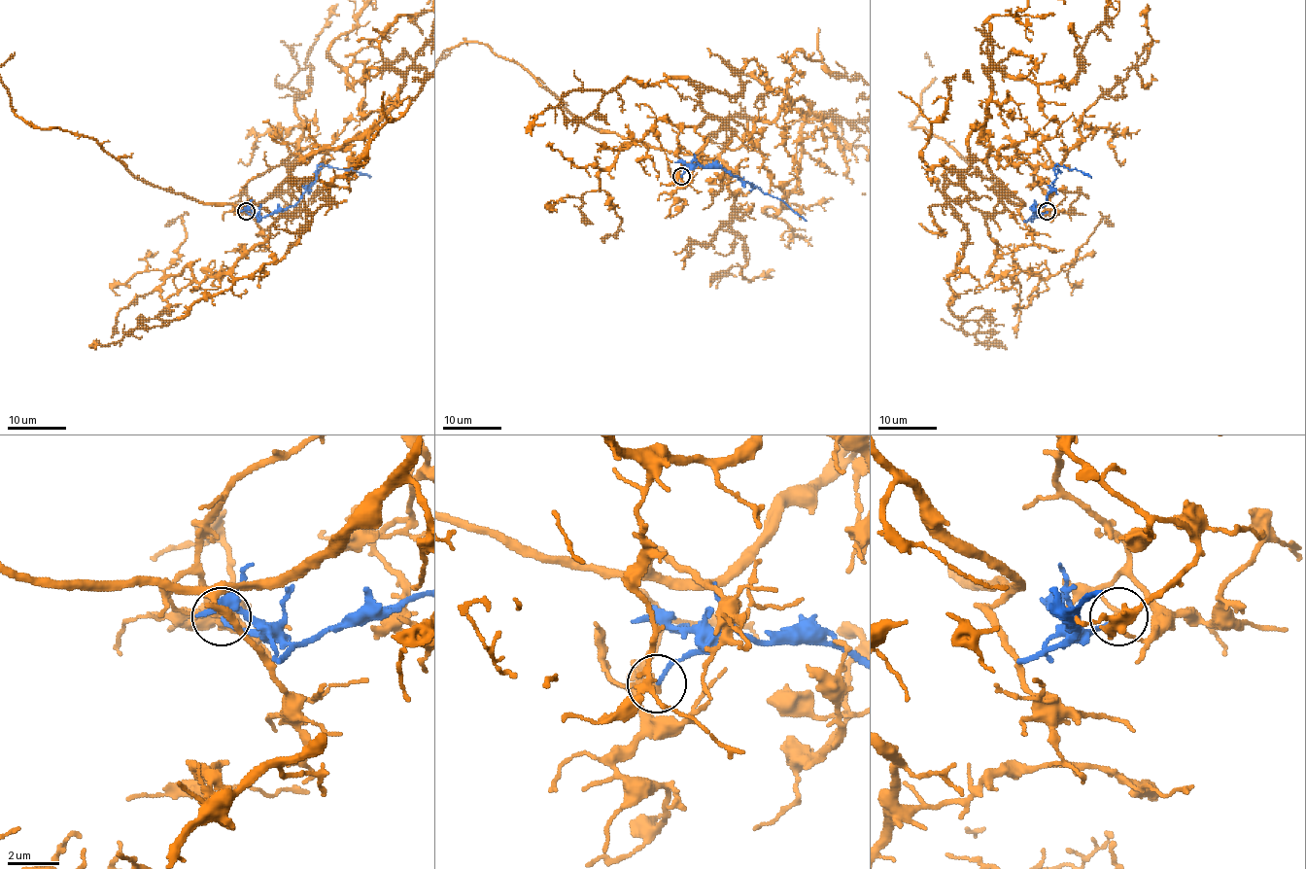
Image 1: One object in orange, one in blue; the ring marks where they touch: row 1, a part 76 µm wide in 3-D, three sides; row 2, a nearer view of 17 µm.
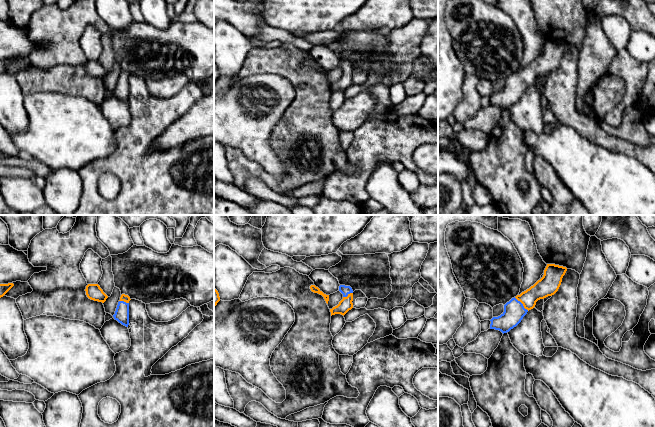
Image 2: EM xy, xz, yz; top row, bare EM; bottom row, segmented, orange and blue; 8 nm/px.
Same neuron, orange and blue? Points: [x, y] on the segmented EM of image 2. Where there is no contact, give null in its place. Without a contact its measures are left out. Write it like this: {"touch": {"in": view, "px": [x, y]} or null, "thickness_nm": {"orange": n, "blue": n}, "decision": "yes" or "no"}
{"touch": {"in": "yz", "px": [522, 303]}, "thickness_nm": {"orange": 160, "blue": 170}, "decision": "no"}

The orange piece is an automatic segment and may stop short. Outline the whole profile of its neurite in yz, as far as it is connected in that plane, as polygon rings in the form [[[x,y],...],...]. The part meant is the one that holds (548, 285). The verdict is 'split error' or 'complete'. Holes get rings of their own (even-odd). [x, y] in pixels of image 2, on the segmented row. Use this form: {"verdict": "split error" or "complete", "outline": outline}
{"verdict": "complete", "outline": [[[547,264],[543,277],[515,298],[520,301],[528,311],[533,309],[538,300],[552,296],[558,291],[566,271],[566,267]]]}

